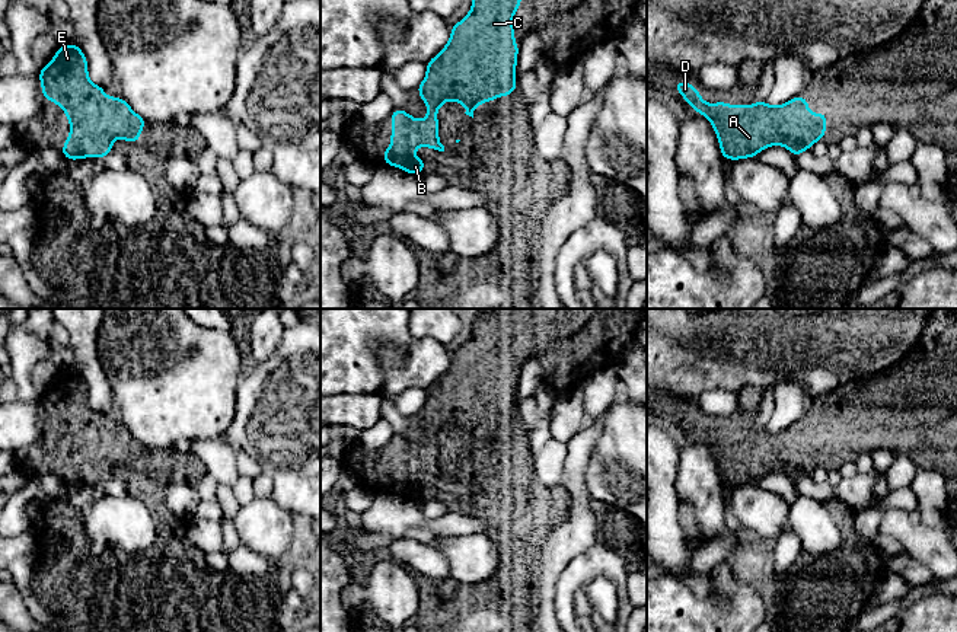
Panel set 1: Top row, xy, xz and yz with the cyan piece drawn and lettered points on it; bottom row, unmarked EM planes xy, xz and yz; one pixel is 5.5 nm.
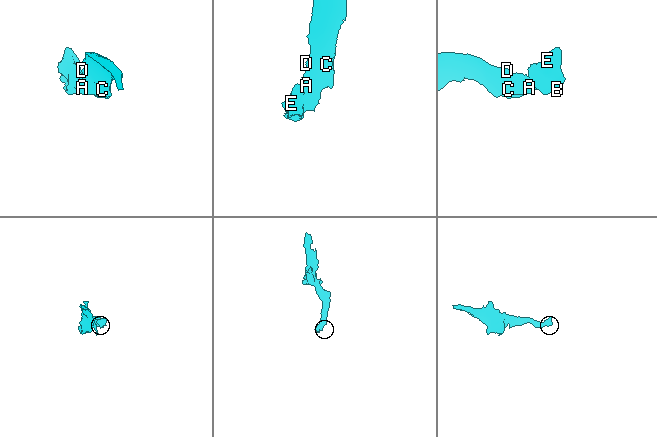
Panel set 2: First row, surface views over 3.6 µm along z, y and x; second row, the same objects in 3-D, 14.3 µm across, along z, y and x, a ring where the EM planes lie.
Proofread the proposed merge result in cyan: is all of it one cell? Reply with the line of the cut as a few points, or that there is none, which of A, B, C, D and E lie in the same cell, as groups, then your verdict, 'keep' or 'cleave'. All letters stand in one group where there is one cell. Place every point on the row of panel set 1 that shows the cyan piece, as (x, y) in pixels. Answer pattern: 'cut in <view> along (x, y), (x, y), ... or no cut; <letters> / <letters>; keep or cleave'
no cut; A B C D E; keep

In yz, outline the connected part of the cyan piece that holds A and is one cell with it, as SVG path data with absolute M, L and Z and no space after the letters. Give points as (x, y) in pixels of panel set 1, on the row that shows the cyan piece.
M676 82L673 86L688 106L709 119L722 159L756 157L769 146L784 146L792 156L798 156L826 134L824 112L813 115L801 95L779 106L769 106L765 100L746 108L743 103L731 106L720 100L706 103L696 87L686 82Z

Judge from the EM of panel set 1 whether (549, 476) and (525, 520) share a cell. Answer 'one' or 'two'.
two

